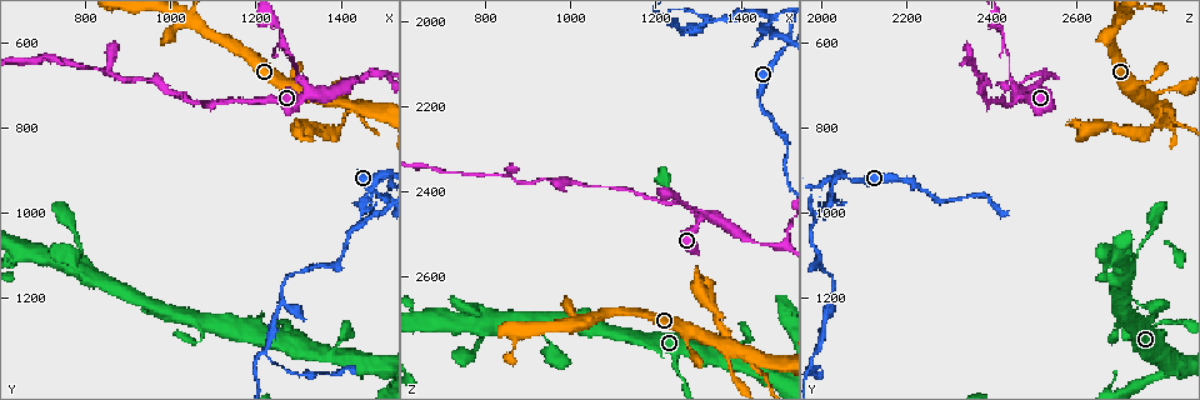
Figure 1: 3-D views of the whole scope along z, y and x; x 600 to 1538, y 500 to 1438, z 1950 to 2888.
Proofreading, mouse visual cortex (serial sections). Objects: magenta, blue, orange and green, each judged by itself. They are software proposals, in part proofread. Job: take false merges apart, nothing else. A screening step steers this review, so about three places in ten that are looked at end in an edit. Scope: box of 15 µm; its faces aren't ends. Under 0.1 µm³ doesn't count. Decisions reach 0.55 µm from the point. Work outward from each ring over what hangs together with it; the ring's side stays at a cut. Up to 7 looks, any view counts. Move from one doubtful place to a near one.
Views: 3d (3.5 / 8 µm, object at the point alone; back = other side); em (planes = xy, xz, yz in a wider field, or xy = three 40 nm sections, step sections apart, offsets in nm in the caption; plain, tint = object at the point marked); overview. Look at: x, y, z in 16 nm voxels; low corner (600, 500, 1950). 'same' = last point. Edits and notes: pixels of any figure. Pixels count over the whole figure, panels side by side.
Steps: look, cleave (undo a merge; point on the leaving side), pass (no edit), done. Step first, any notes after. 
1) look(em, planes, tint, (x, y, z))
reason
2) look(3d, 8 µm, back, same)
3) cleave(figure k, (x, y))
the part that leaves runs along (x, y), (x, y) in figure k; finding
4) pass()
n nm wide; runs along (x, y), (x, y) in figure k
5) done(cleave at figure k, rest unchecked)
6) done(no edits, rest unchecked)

look(3d, 8 µm, (1410, 745, 2785))
abrupt turn

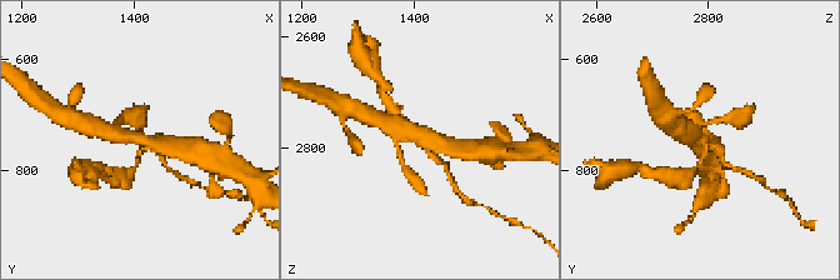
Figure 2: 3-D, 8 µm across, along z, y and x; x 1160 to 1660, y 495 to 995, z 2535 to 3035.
look(3d, 3.5 µm, (1410, 750, 2780))
zoom in

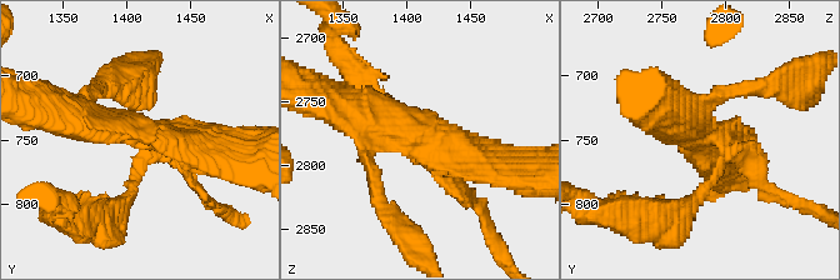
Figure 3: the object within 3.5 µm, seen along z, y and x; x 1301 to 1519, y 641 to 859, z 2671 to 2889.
look(em, xy, step 3, tint, (1416, 744, 2782))
4 arms; arms of 100, 150, 300, 450 nm; need the tissue

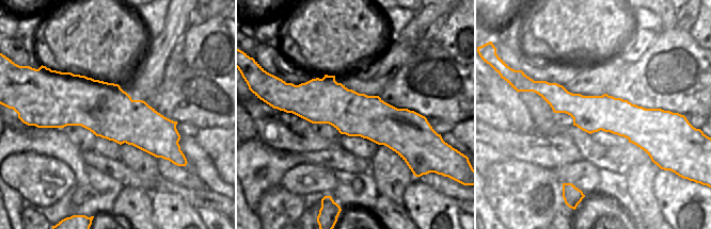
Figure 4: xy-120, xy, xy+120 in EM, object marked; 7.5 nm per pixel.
cleave(figure 3, (464, 198))
340 nm wide; the part that leaves runs along (145, 151), (130, 194), (84, 213) in figure 3; two cells meet here

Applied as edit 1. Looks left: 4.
look(3d, 3.5 µm, back, (1315, 725, 2455))
four-way junction

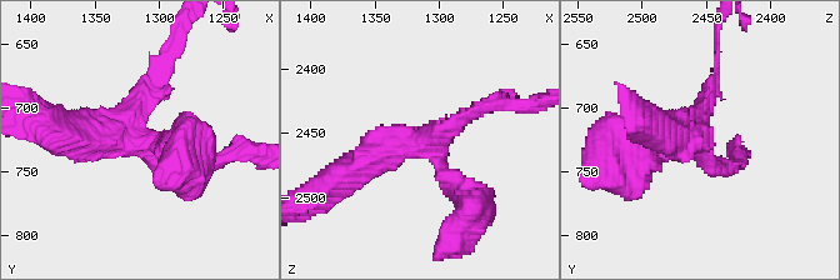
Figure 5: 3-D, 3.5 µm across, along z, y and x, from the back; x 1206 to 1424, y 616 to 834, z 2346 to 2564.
pass()
4 arms; runs along (473, 209), (426, 138), (491, 106) in figure 5; one cell here

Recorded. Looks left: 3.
look(3d, 3.5 µm, (1500, 910, 2035))
sharp bend

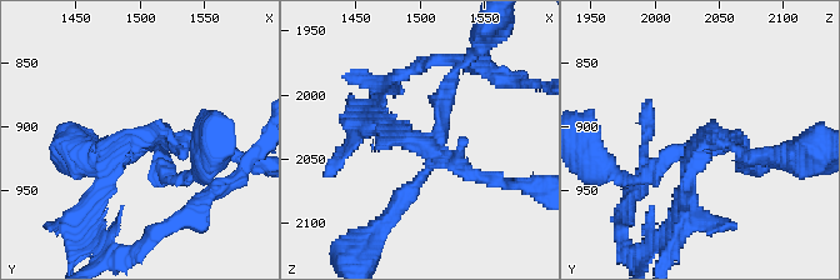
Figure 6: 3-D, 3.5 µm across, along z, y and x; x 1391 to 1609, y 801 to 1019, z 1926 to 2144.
look(em, xy, step 1, tint, (1496, 908, 2036))

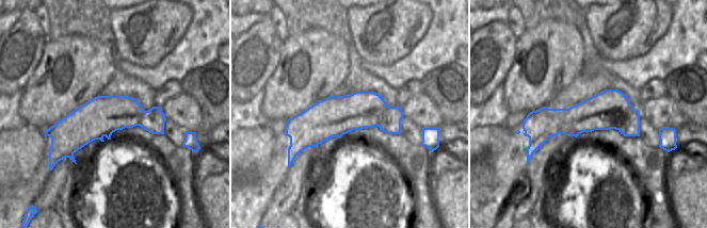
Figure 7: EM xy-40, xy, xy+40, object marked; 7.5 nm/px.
look(em, xy, step 2, tint, same)
another direction

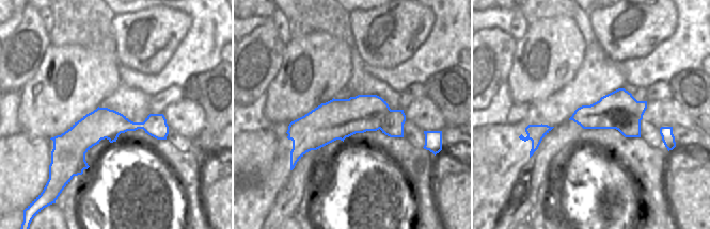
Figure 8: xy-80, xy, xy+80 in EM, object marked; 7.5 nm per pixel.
cleave(figure 6, (106, 141))
the part that leaves runs along (149, 135), (115, 154), (73, 220) in figure 6; two cells meet here

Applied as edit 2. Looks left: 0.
done(cleave at figure 3, cleave at figure 6, rest unchecked)

